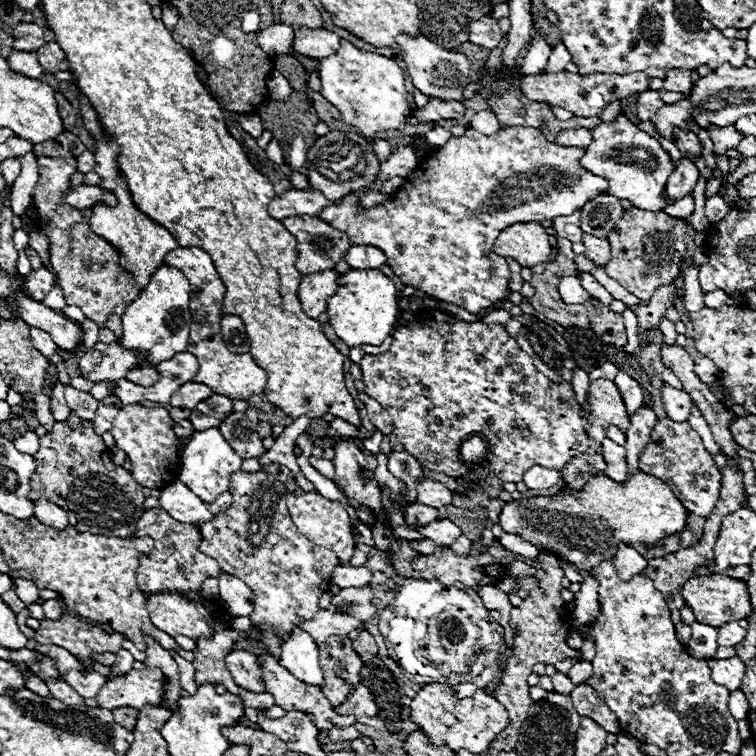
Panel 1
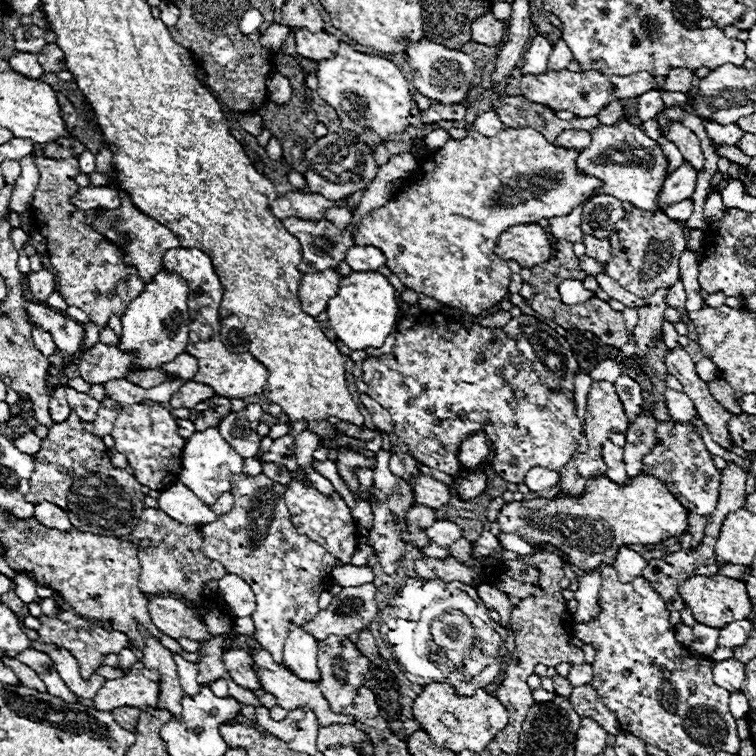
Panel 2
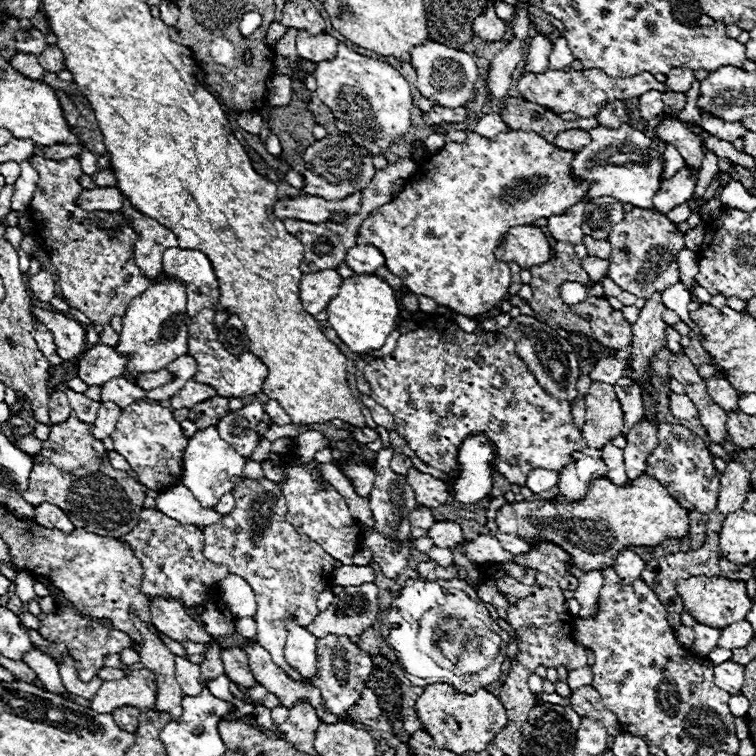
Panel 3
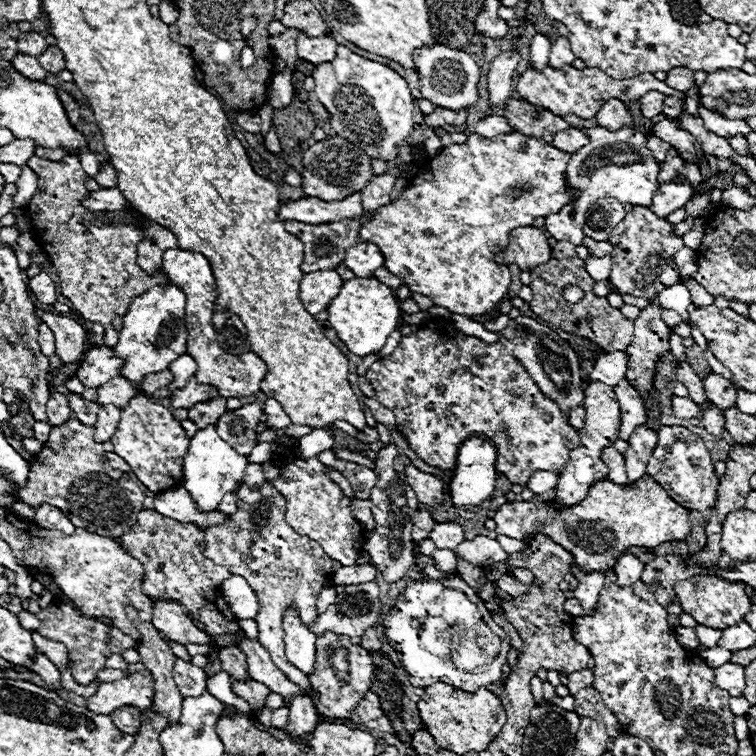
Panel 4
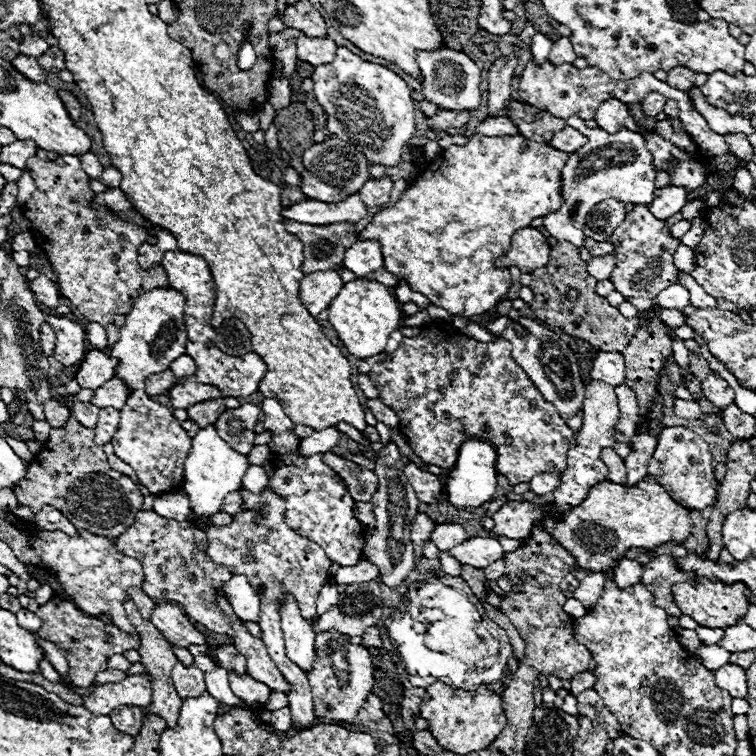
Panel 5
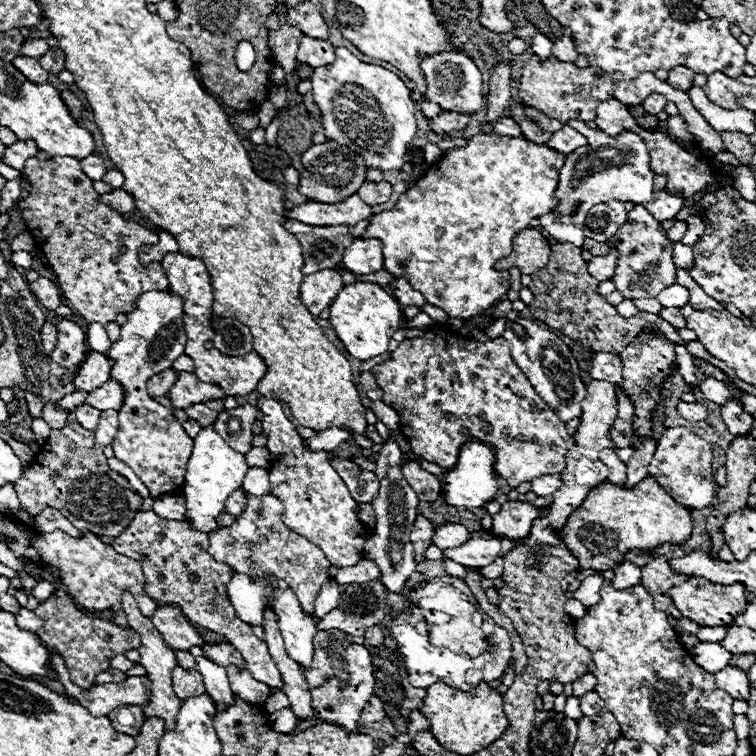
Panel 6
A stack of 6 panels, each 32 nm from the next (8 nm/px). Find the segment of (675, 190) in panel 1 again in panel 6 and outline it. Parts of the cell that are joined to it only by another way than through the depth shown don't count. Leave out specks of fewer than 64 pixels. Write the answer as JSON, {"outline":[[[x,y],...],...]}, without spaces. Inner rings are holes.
{"outline":[[[668,190],[654,192],[652,202],[646,204],[648,212],[652,212],[652,216],[656,216],[656,220],[660,220],[660,222],[674,218],[674,216],[682,210],[682,206],[684,206],[682,192],[674,192],[674,194],[670,194]]]}

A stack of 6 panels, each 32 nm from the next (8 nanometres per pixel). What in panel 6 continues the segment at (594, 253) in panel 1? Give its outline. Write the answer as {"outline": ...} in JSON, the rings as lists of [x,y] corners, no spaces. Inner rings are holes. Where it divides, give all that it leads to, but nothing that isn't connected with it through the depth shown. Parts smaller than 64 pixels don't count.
{"outline":[[[584,240],[584,246],[592,256],[606,256],[610,252],[610,246],[606,242],[596,242],[596,240]]]}

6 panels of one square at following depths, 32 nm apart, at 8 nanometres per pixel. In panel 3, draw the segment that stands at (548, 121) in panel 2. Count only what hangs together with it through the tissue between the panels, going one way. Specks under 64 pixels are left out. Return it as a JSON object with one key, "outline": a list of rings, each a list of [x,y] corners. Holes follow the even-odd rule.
{"outline":[[[522,98],[502,100],[500,116],[502,116],[502,120],[506,122],[508,128],[540,132],[548,142],[552,142],[564,130],[581,129],[589,131],[599,126],[595,117],[579,118],[577,121],[560,120],[548,108],[532,104],[532,102],[522,100]]]}

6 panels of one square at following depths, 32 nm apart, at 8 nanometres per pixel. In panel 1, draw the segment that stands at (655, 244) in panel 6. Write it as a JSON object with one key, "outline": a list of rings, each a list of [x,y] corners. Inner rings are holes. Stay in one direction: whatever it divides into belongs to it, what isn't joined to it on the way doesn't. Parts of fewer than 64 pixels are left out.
{"outline":[[[632,206],[608,232],[612,260],[606,264],[606,274],[618,280],[618,284],[624,286],[638,300],[650,300],[660,284],[670,284],[678,278],[680,262],[688,248],[686,240],[686,220],[668,216],[666,212],[650,212]]]}

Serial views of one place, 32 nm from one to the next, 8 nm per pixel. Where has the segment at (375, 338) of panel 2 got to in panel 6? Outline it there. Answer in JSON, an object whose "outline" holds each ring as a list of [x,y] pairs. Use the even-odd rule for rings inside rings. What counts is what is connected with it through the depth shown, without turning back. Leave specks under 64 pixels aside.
{"outline":[[[354,282],[340,290],[340,296],[330,304],[330,324],[346,350],[358,358],[368,360],[388,350],[388,340],[400,330],[402,308],[400,302],[376,282]]]}

